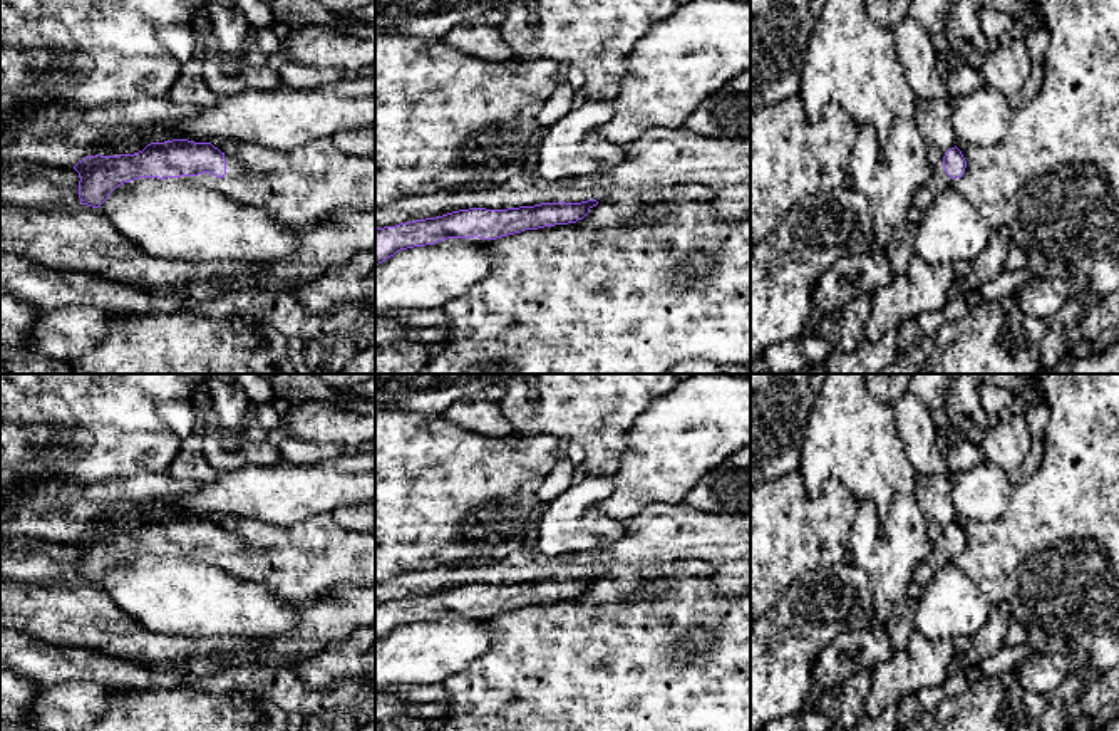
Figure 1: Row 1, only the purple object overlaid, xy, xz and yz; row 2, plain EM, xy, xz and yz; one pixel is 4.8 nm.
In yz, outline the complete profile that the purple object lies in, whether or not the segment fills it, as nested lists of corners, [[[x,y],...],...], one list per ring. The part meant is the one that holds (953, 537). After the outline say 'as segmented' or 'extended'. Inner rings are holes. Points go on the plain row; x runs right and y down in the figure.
[[[955,521],[943,531],[943,540],[933,543],[930,555],[920,562],[913,573],[913,582],[926,587],[933,575],[946,565],[953,555],[962,553],[967,543],[967,537],[962,526]]] | extended

